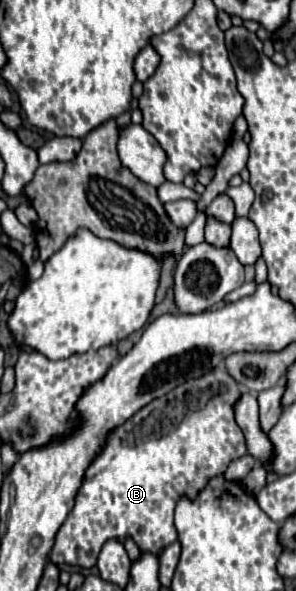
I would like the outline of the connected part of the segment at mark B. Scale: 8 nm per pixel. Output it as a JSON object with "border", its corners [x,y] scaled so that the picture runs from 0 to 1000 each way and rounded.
{"border":[[[720,626],[672,643],[632,643],[632,650],[578,660],[557,673],[544,673],[544,680],[483,687],[422,717],[375,728],[361,734],[348,765],[334,765],[280,805],[253,853],[186,907],[166,951],[186,958],[233,954],[267,961],[314,961],[361,914],[422,917],[422,910],[449,910],[476,934],[510,937],[530,937],[564,920],[591,917],[598,900],[584,887],[584,866],[598,846],[618,839],[659,839],[672,826],[699,822],[699,812],[753,802],[780,778],[834,768],[828,738],[794,717],[787,704],[787,684],[807,670],[807,650],[760,626]]]}

